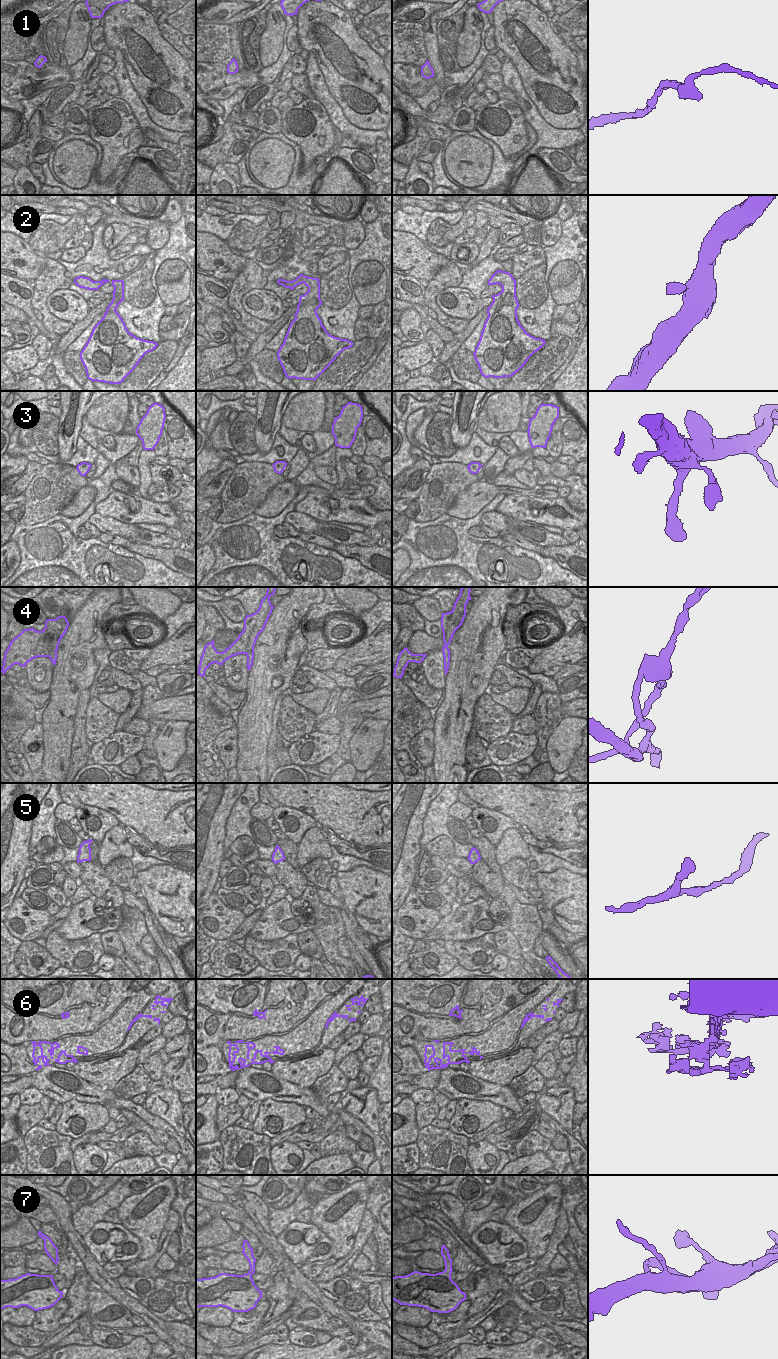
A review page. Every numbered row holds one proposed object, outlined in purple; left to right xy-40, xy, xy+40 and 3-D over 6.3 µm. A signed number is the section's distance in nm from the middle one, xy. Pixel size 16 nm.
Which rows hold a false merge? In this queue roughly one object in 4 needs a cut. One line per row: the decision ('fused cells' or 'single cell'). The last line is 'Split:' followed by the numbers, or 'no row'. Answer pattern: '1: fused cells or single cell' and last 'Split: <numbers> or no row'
1: single cell
2: single cell
3: single cell
4: fused cells
5: single cell
6: single cell
7: fused cells
Split: 4, 7

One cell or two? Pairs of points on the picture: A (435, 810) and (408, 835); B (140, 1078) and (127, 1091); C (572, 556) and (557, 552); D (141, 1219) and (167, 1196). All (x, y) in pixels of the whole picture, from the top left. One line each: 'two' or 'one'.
A: two
B: one
C: one
D: one

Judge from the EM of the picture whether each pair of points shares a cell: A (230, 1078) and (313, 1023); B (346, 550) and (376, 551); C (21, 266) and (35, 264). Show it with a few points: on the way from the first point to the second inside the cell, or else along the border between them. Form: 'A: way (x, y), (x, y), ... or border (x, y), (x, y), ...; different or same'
A: border (238, 1069), (216, 1076); different
B: way (353, 551), (369, 552); same
C: way (24, 265), (32, 264); same

